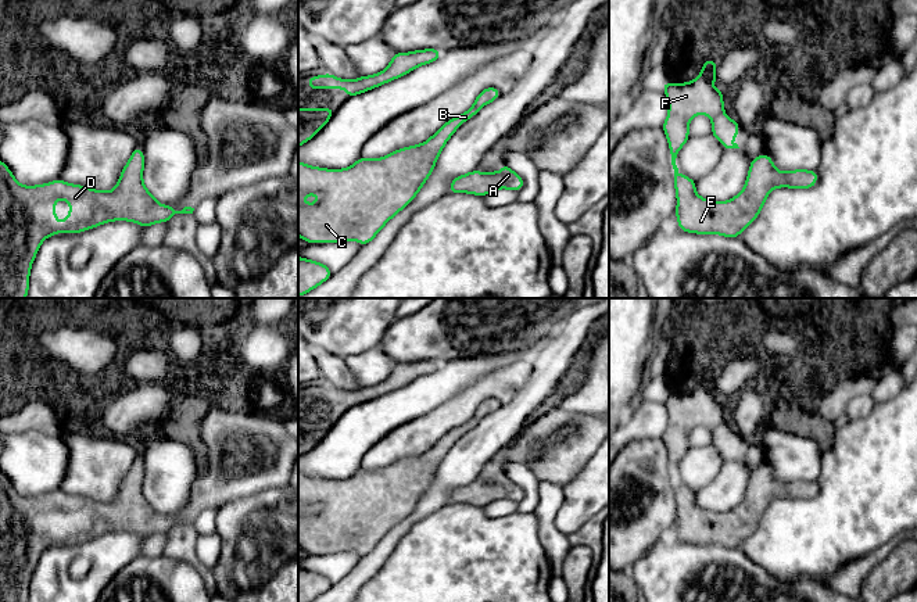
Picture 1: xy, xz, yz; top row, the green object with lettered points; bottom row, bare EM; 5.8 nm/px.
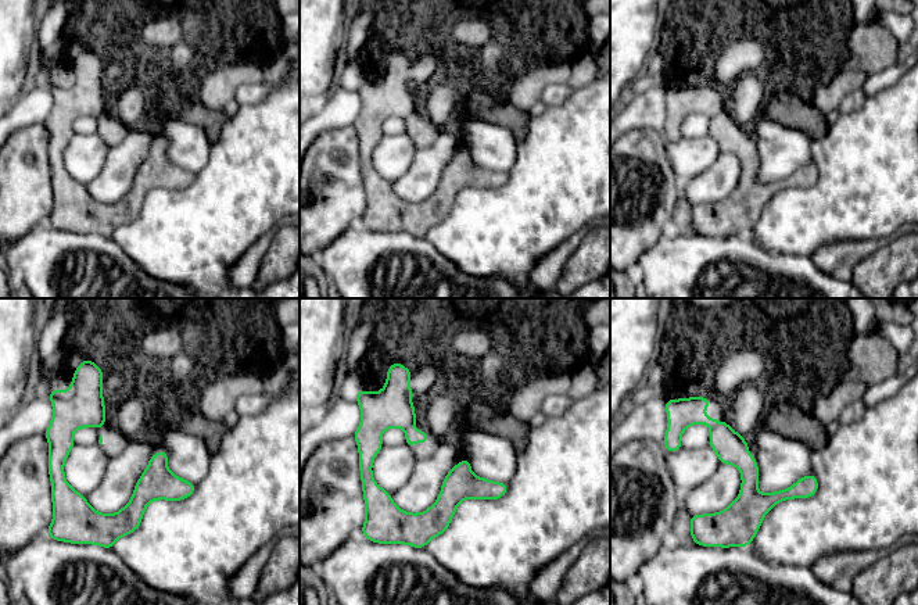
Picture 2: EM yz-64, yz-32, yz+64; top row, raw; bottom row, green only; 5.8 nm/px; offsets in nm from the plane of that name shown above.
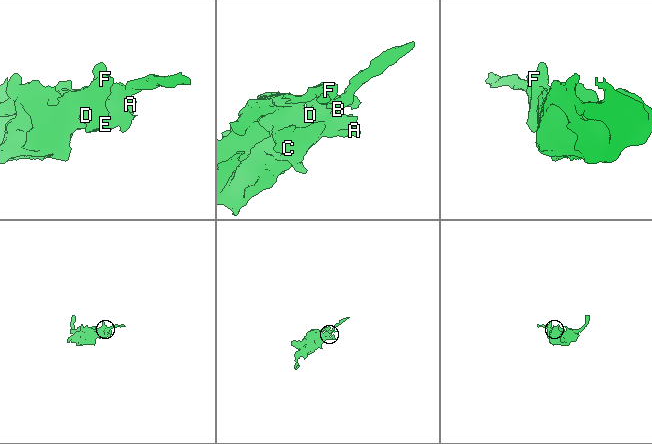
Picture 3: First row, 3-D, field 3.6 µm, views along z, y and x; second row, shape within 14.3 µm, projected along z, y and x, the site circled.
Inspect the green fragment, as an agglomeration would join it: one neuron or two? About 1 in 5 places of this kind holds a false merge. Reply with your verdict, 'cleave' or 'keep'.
keep

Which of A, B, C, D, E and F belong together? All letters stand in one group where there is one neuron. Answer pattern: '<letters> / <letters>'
A B C D E F

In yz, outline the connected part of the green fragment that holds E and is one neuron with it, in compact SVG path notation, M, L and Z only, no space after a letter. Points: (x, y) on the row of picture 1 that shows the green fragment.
M705 60L703 69L689 83L662 83L669 100L669 115L662 126L669 140L674 189L677 193L677 222L683 232L716 233L738 237L759 215L769 193L775 187L809 189L817 183L817 171L796 169L780 172L771 157L759 155L751 161L744 190L734 198L714 203L699 197L695 180L680 175L676 165L678 150L689 139L688 123L703 114L712 119L712 135L726 150L739 148L730 139L738 136L738 121L724 115L723 93L713 89L717 62Z

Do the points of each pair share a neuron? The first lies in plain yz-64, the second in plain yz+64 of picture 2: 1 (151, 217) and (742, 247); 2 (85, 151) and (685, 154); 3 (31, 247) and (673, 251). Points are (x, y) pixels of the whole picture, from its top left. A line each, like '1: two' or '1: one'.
1: two
2: one
3: one

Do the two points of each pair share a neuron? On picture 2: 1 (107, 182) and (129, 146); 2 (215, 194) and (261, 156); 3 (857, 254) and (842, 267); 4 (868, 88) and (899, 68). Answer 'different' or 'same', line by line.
1: same
2: same
3: same
4: same

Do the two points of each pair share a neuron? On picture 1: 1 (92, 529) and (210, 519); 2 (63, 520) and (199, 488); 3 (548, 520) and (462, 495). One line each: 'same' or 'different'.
1: different
2: same
3: different

